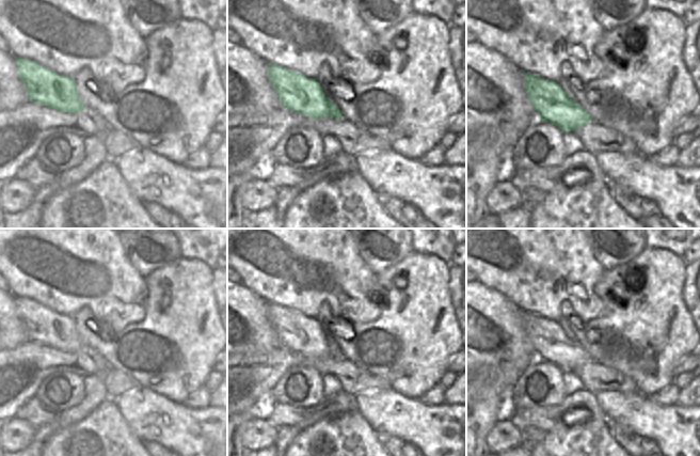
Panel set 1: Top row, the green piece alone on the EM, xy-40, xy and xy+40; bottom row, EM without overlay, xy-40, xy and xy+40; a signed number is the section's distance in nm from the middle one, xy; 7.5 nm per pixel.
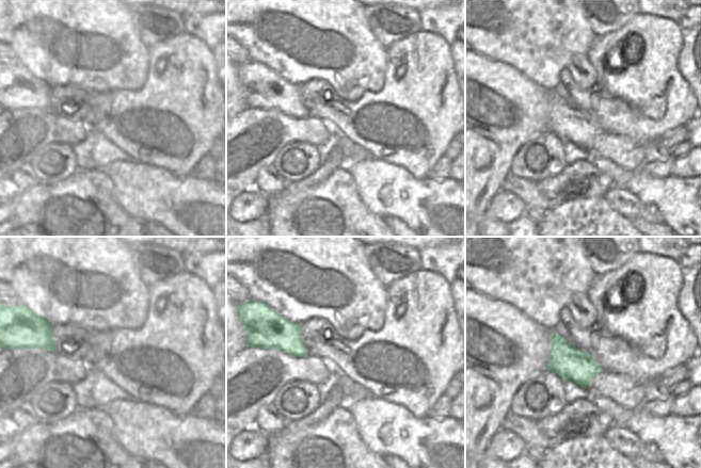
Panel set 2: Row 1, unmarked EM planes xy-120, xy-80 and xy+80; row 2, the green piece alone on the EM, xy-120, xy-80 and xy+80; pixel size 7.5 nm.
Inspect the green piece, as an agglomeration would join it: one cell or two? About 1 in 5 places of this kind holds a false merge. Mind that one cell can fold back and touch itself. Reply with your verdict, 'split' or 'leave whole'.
leave whole

